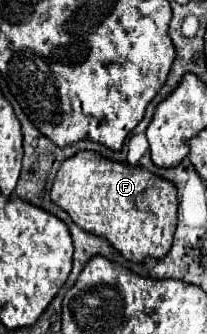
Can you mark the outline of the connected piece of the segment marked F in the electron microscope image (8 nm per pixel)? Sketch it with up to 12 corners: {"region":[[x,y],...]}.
{"region":[[88,150],[50,198],[130,262],[170,252],[176,186]]}

